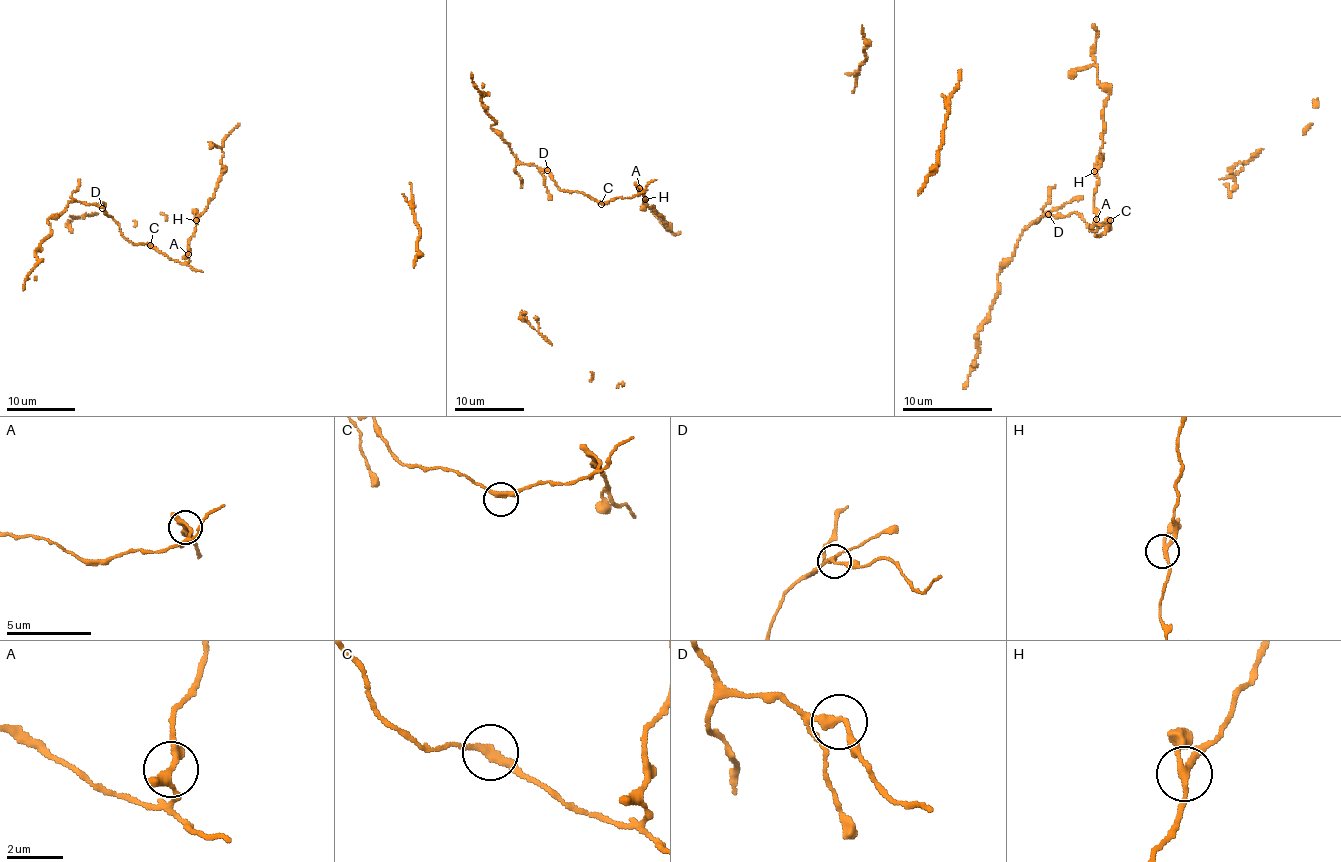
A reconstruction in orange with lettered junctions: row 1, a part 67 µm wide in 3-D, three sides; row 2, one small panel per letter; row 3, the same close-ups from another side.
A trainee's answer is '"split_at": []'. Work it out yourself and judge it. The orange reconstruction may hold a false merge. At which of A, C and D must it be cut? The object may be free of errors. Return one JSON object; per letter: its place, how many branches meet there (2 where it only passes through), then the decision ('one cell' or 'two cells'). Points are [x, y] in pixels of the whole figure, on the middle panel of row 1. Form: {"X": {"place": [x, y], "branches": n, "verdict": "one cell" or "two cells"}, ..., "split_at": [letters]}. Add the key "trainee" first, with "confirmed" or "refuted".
{"trainee": "refuted", "A": {"place": [639, 188], "branches": 2, "verdict": "two cells"}, "C": {"place": [601, 204], "branches": 2, "verdict": "one cell"}, "D": {"place": [547, 170], "branches": 2, "verdict": "one cell"}, "split_at": ["A"]}

